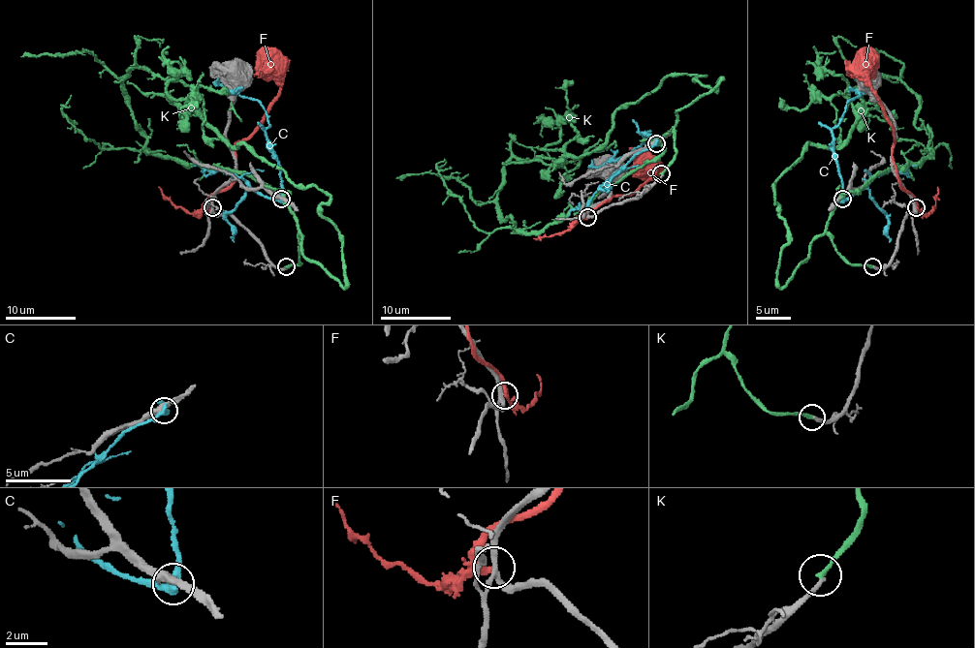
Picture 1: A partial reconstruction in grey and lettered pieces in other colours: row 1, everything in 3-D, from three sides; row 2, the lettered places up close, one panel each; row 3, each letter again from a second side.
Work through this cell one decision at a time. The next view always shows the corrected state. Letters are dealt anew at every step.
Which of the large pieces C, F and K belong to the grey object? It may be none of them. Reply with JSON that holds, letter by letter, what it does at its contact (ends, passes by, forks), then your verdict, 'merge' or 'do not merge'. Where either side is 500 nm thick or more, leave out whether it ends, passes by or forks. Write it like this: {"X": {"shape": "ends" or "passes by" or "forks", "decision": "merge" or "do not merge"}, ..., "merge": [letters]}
{"C": {"shape": "passes by", "decision": "do not merge"}, "F": {"shape": "ends", "decision": "do not merge"}, "K": {"shape": "ends", "decision": "do not merge"}, "merge": []}

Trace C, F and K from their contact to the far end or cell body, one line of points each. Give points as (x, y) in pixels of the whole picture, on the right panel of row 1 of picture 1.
C: (842, 199), (842, 177), (832, 134), (844, 108), (865, 88), (858, 79)
F: (916, 207), (916, 200), (896, 177), (892, 148), (895, 144), (893, 129), (868, 79), (868, 49), (865, 46)
K: (872, 267), (821, 233), (779, 288), (772, 185), (802, 149), (840, 146), (857, 109), (823, 71), (835, 51)

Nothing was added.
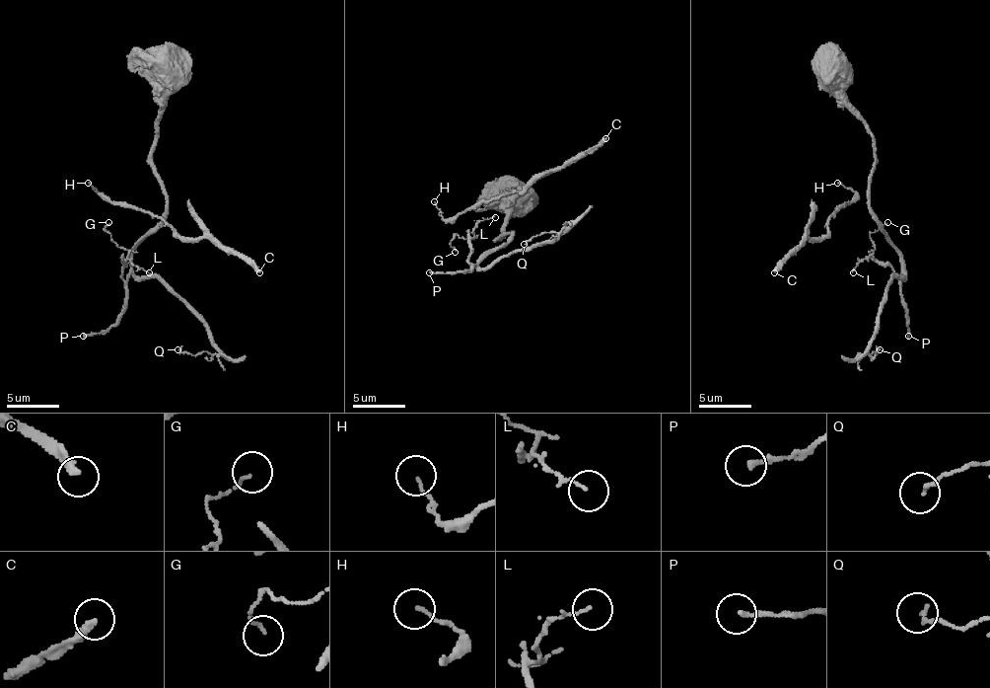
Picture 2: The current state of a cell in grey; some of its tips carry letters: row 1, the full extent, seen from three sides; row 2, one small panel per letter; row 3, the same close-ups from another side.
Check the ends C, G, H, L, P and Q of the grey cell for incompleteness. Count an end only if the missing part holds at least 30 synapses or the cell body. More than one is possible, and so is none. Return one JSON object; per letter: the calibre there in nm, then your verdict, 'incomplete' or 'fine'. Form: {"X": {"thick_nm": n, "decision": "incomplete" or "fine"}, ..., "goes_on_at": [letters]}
{"C": {"thick_nm": 300, "decision": "incomplete"}, "G": {"thick_nm": 90, "decision": "fine"}, "H": {"thick_nm": 100, "decision": "fine"}, "L": {"thick_nm": 70, "decision": "fine"}, "P": {"thick_nm": 190, "decision": "fine"}, "Q": {"thick_nm": 160, "decision": "fine"}, "goes_on_at": ["C"]}

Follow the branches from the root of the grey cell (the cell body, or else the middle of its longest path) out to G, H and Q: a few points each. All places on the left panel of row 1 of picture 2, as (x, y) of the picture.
G: (167, 69), (151, 154), (165, 220), (133, 252), (124, 280), (127, 252), (104, 228), (108, 222)
H: (167, 69), (151, 154), (165, 220), (133, 252), (124, 280), (127, 252), (111, 238), (108, 201), (88, 183)
Q: (167, 69), (151, 154), (165, 220), (133, 252), (133, 272), (159, 277), (206, 328), (215, 351), (177, 349)

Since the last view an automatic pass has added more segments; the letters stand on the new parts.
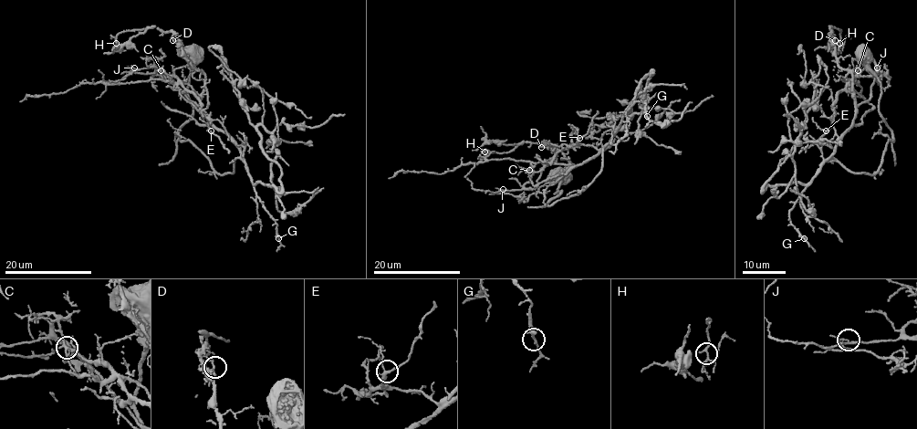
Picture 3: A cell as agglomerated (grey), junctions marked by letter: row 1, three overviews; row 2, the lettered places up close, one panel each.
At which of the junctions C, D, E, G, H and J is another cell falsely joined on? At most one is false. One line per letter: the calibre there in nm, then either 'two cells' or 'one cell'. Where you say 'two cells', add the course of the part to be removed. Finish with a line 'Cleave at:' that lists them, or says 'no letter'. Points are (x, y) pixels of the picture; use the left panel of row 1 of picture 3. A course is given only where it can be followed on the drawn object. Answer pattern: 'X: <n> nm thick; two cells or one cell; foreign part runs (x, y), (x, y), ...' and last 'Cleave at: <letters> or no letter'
C: 190 nm thick; one cell
D: 150 nm thick; one cell
E: 240 nm thick; one cell
G: 200 nm thick; one cell
H: 170 nm thick; one cell
J: 140 nm thick; two cells; foreign part runs (133, 68), (130, 69), (133, 72), (171, 76), (182, 82), (184, 78), (182, 69), (189, 62)
Cleave at: J

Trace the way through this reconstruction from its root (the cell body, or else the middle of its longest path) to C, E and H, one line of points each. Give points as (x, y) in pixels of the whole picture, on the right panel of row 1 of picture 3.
C: (864, 55), (892, 139), (872, 174), (850, 172), (832, 157), (855, 116), (858, 70)
E: (864, 55), (880, 85), (879, 113), (891, 130), (880, 168), (845, 169), (832, 157), (833, 120), (826, 130)
H: (864, 55), (892, 139), (872, 174), (832, 157), (855, 116), (852, 75), (838, 65), (829, 26), (839, 43)

